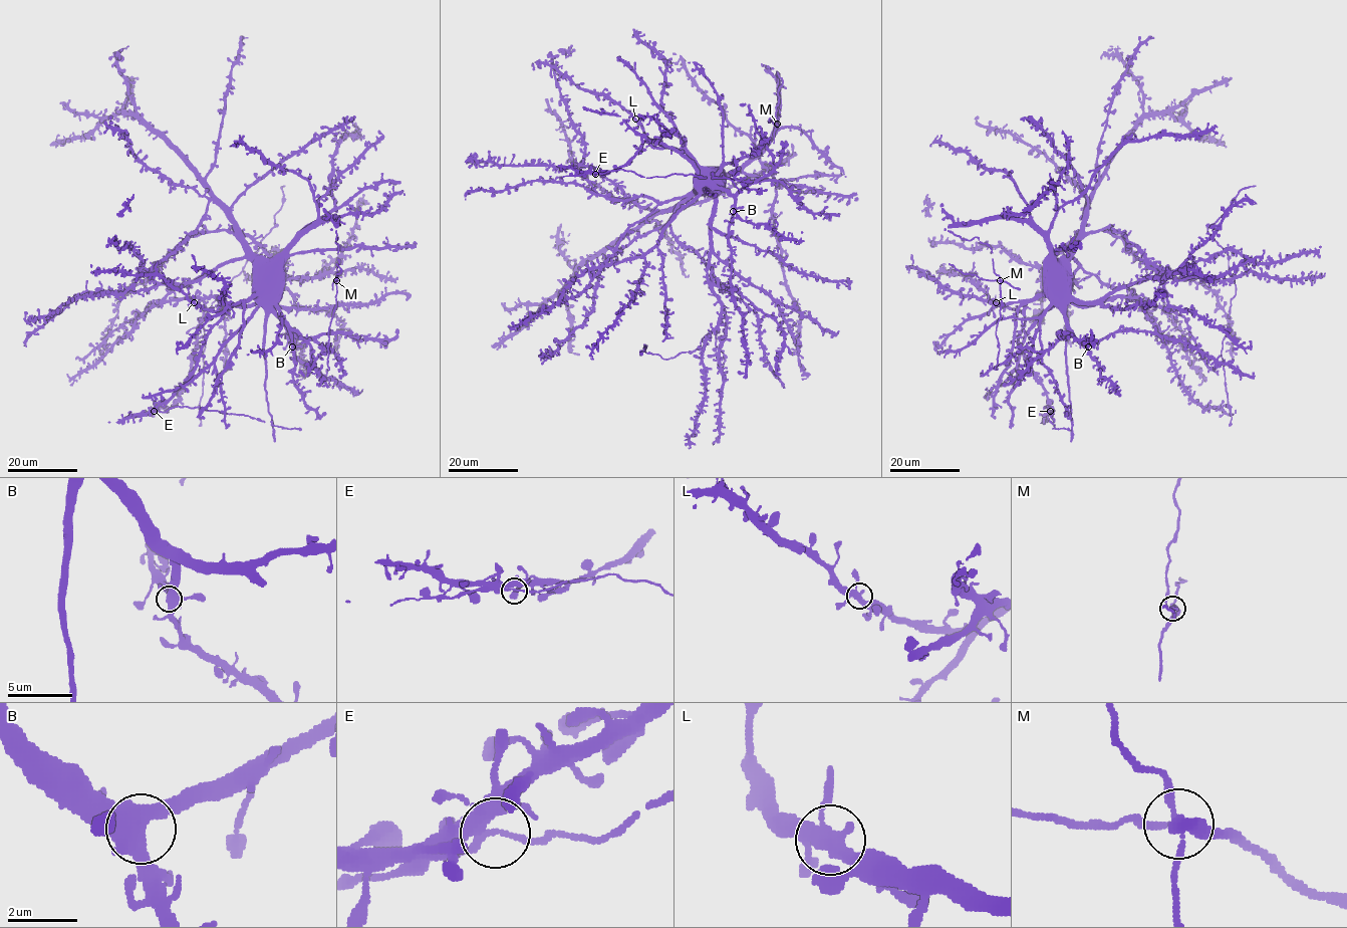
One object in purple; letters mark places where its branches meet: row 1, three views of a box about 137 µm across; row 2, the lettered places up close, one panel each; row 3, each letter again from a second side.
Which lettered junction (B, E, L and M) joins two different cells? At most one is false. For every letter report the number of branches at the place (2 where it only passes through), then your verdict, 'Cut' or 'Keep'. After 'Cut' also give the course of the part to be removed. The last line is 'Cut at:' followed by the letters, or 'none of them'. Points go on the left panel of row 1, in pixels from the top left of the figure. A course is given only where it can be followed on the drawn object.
B: Branches: 4. Keep
E: Branches: 4. Keep
L: Branches: 4. Keep
M: Branches: 4. Cut. Course of the part to remove: (335, 280), (341, 271), (335, 263)
Cut at: M

